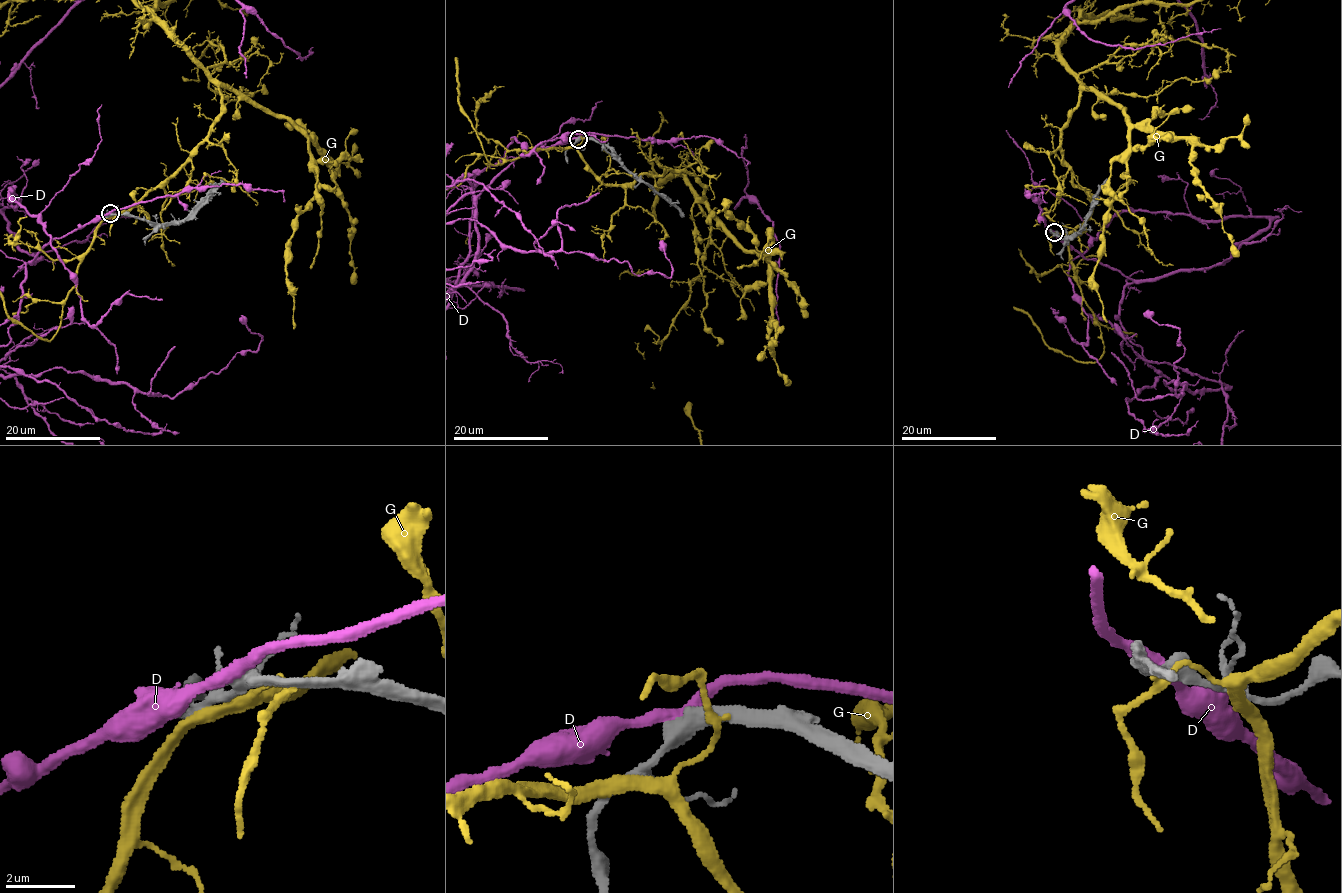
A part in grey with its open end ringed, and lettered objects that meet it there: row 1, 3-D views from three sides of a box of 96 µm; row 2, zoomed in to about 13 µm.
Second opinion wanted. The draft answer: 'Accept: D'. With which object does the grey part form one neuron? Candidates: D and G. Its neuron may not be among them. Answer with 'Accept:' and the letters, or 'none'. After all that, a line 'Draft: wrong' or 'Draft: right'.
Accept: none
Draft: wrong

